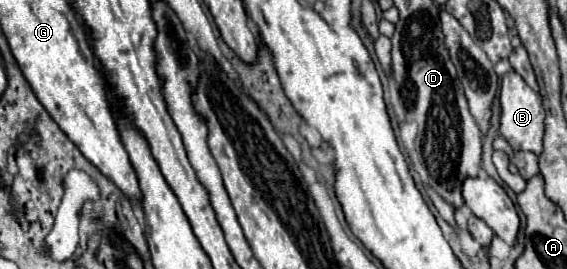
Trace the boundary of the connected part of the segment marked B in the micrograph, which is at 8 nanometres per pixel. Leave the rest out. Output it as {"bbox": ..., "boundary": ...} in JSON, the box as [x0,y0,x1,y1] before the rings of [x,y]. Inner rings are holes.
{"bbox":[499,69,545,153],"boundary":[[[513,69],[503,75],[501,81],[501,129],[499,133],[509,141],[509,145],[515,151],[533,151],[541,153],[543,151],[543,131],[545,131],[545,109],[541,103],[541,95],[535,93],[519,73]]]}

